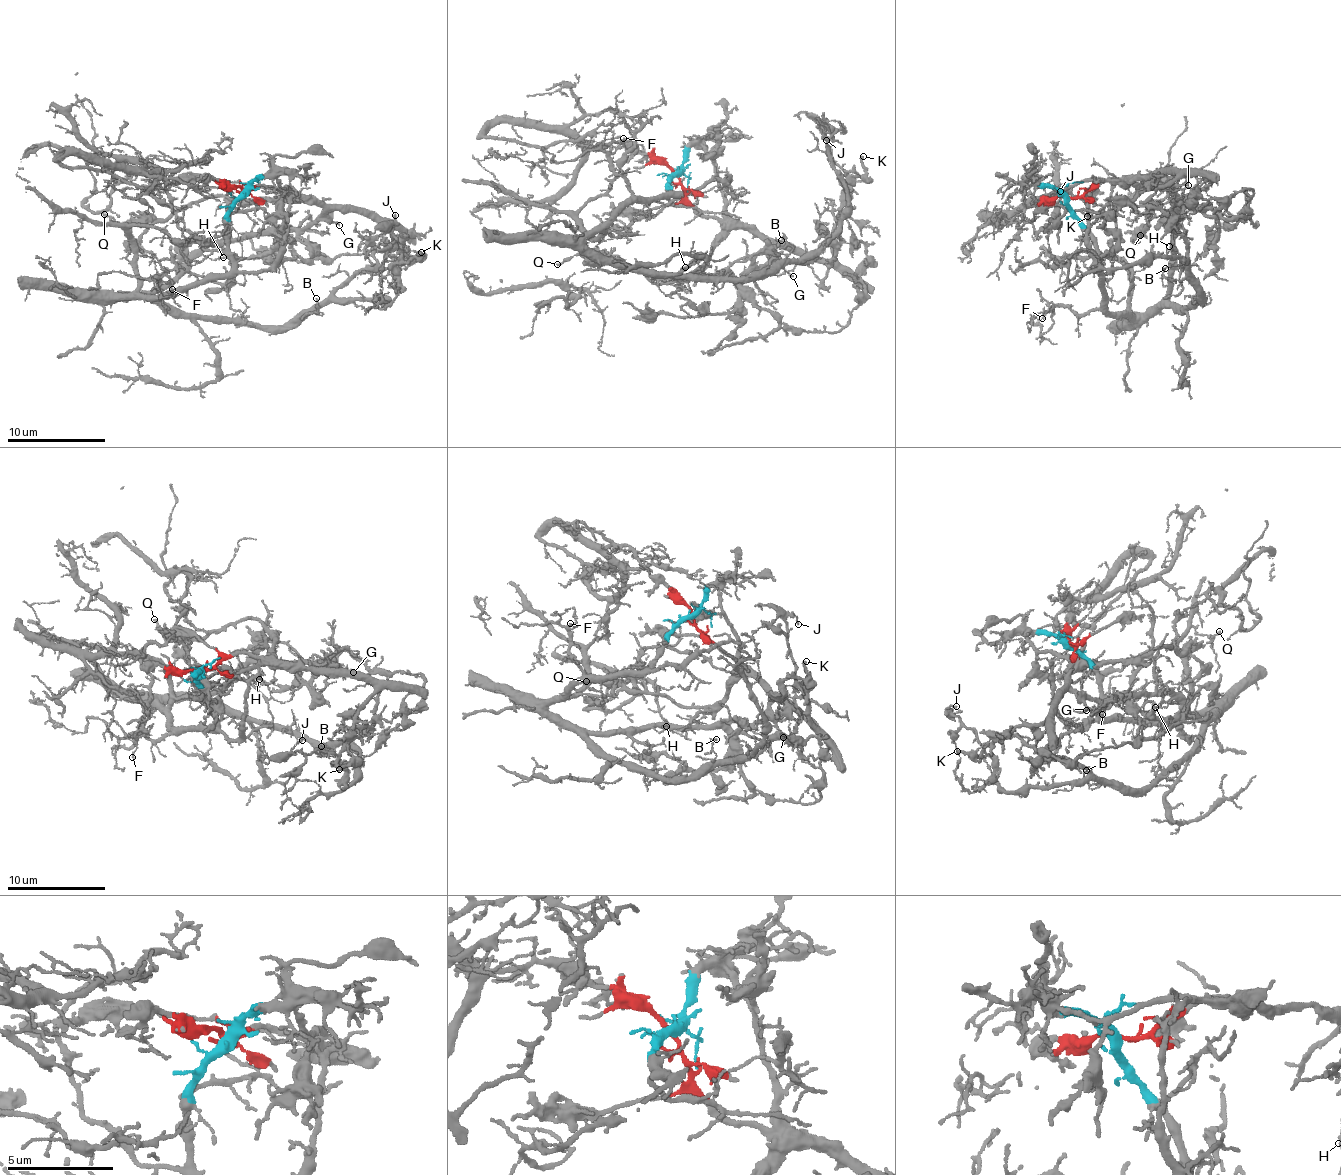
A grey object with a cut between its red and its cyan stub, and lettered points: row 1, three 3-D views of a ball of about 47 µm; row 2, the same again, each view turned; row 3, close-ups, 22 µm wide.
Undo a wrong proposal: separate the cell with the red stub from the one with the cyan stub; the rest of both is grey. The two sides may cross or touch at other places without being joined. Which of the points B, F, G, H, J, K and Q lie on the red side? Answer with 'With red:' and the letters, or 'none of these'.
With red: G, J, K, Q

